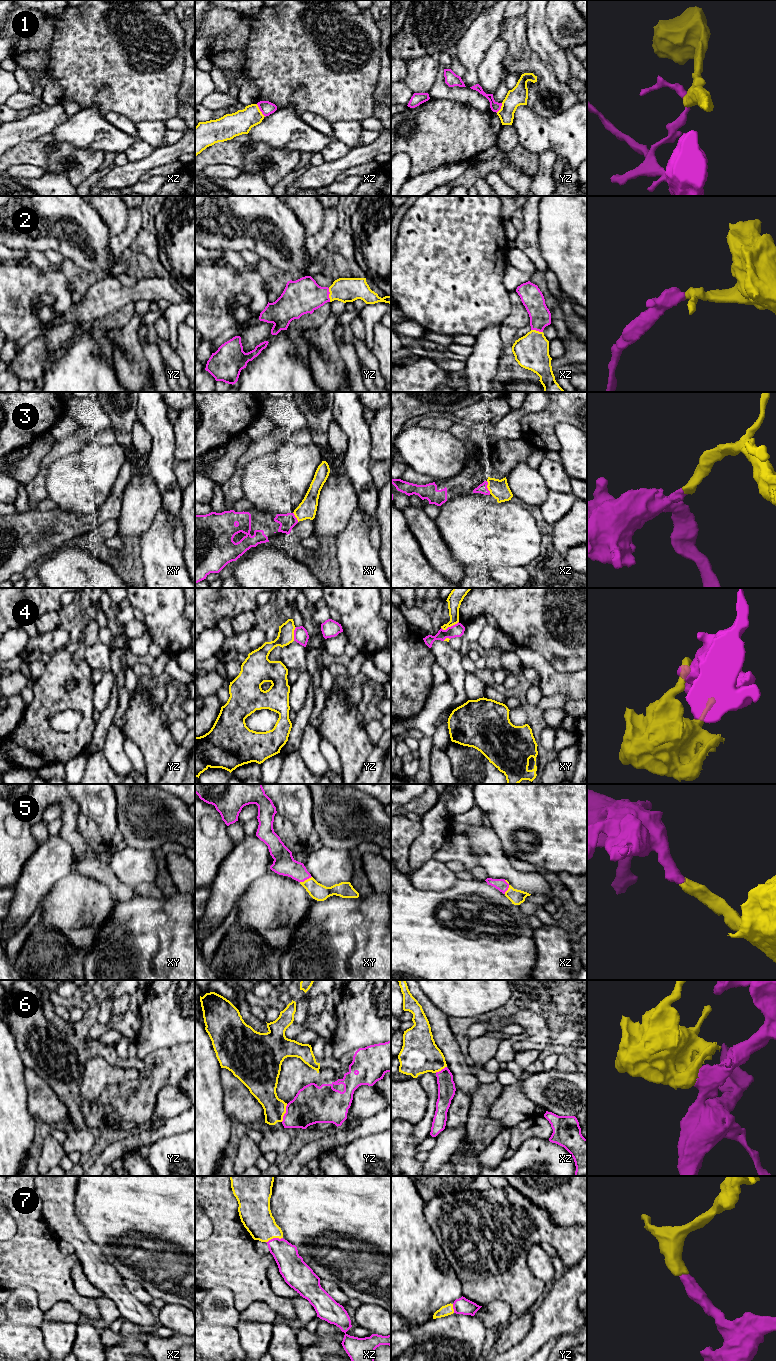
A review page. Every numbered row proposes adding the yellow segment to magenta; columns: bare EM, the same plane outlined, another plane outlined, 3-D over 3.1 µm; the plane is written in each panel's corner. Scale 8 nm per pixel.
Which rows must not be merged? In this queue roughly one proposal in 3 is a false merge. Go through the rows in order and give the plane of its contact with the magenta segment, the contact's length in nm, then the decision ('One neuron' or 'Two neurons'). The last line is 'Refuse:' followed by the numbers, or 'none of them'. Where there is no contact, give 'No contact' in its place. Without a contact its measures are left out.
1: Touches magenta in xz. Shared border 130 nm. Two neurons
2: Touches magenta in yz. Shared border 110 nm. One neuron
3: Touches magenta in xz. Shared border 110 nm. One neuron
4: Touches magenta in xy. Shared border 160 nm. Two neurons
5: Touches magenta in xz. Shared border 110 nm. One neuron
6: Touches magenta in yz. Shared border 150 nm. One neuron
7: Touches magenta in xz. Shared border 140 nm. One neuron
Refuse: 1, 4

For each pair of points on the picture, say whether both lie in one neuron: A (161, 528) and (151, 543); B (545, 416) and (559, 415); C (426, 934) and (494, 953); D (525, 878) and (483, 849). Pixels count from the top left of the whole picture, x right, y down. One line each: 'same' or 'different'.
A: same
B: same
C: same
D: same

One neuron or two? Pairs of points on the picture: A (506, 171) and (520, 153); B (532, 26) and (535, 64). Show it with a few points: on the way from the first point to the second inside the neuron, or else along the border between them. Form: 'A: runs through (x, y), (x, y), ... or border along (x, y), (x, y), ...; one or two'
A: border along (508, 164), (512, 164), (532, 175); two
B: border along (525, 28), (525, 38), (528, 45), (551, 66); two

